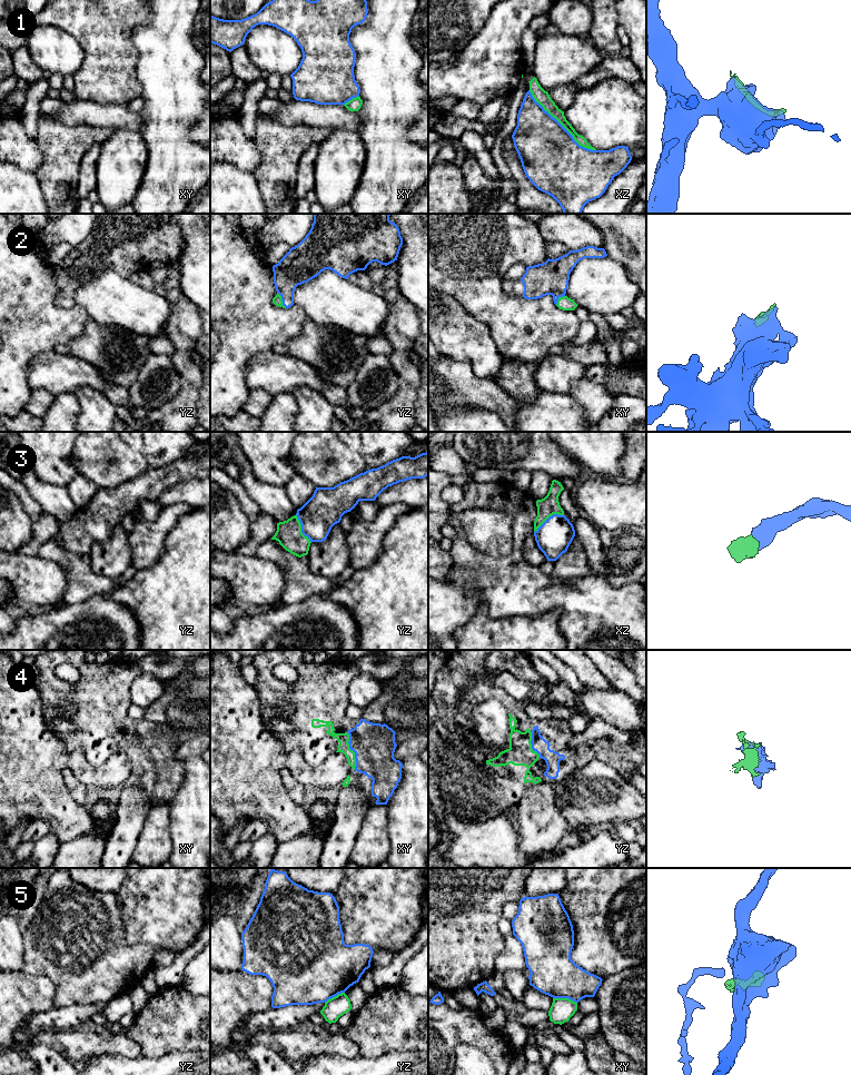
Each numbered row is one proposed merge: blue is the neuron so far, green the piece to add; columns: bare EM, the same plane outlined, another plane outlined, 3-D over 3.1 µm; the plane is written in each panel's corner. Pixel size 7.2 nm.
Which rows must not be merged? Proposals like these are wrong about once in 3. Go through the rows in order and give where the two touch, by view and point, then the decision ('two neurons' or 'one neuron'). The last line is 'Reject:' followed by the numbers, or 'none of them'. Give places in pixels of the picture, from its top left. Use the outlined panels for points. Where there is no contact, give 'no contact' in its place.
1: contact xz (561, 125); two neurons
2: contact yz (281, 299); one neuron
3: contact xz (548, 518); one neuron
4: contact xy (352, 749); one neuron
5: contact xy (565, 997); two neurons
Reject: 1, 5

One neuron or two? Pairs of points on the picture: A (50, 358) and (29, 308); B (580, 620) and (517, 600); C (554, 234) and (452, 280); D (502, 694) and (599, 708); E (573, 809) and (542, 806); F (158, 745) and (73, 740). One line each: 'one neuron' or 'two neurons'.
A: two neurons
B: one neuron
C: two neurons
D: two neurons
E: two neurons
F: one neuron

